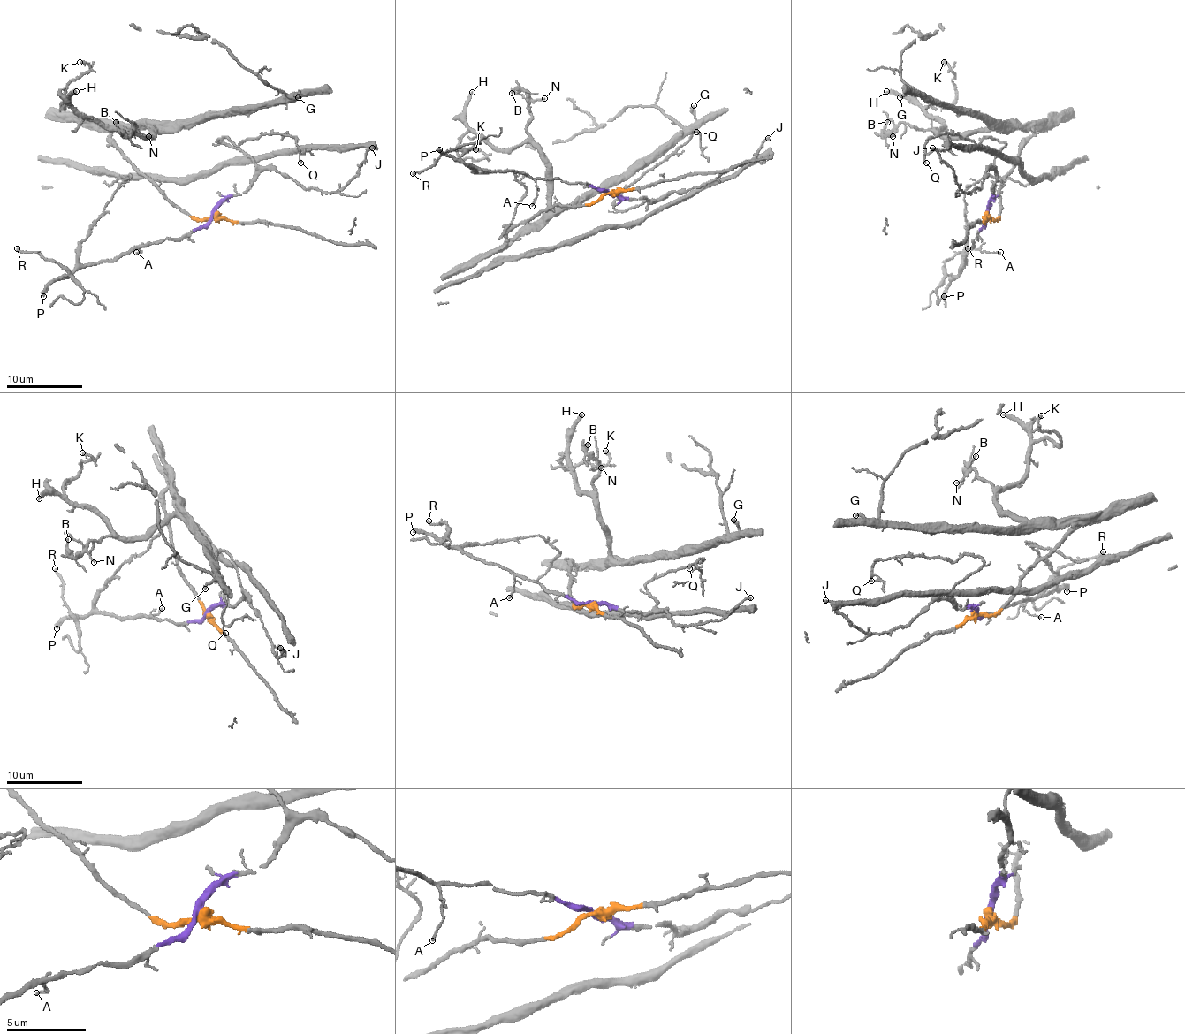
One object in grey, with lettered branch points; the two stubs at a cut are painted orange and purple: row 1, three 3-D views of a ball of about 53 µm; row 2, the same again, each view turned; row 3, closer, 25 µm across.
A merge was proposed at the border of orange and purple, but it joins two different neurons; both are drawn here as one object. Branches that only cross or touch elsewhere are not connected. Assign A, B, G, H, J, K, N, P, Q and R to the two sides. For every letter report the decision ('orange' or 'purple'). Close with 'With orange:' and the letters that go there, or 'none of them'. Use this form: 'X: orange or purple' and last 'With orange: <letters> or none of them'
A: purple
B: orange
G: orange
H: orange
J: purple
K: orange
N: orange
P: purple
Q: purple
R: purple
With orange: B, G, H, K, N

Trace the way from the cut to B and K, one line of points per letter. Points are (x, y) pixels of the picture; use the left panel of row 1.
B: (213, 215), (178, 209), (110, 131), (152, 129), (148, 136), (132, 123), (127, 134), (116, 121)
K: (213, 215), (178, 209), (110, 131), (149, 127), (102, 127), (62, 106), (88, 70), (79, 62)

